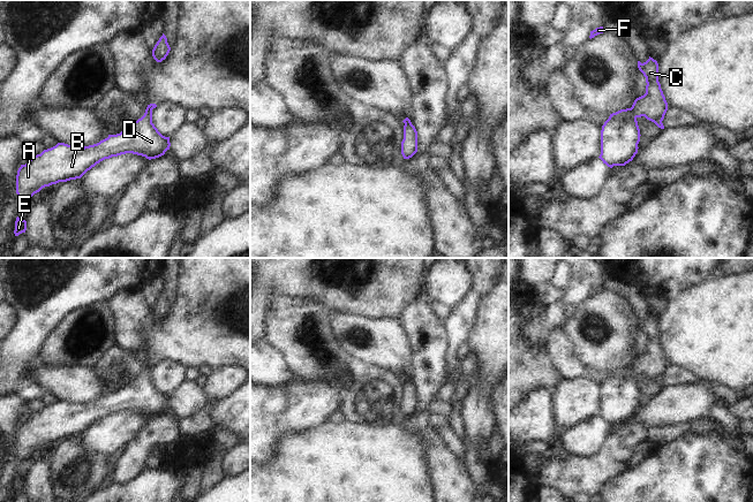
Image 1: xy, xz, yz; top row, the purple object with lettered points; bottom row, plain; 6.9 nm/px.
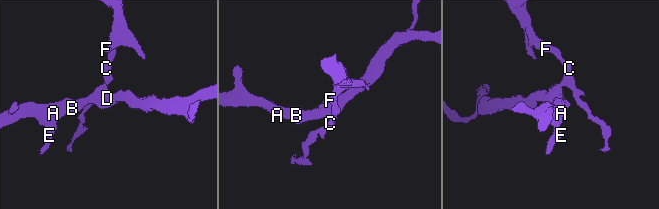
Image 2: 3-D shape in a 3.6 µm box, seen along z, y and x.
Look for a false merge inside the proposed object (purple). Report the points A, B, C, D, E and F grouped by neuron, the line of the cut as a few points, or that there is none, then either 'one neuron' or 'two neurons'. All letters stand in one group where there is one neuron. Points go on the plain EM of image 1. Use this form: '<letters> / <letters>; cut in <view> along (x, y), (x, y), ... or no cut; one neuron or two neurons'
A B D E / C F; cut in yz along (631, 365), (635, 375); two neurons

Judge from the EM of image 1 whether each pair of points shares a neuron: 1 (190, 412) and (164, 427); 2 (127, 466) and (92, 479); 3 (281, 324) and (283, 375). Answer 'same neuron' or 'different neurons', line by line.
1: different neurons
2: different neurons
3: different neurons

